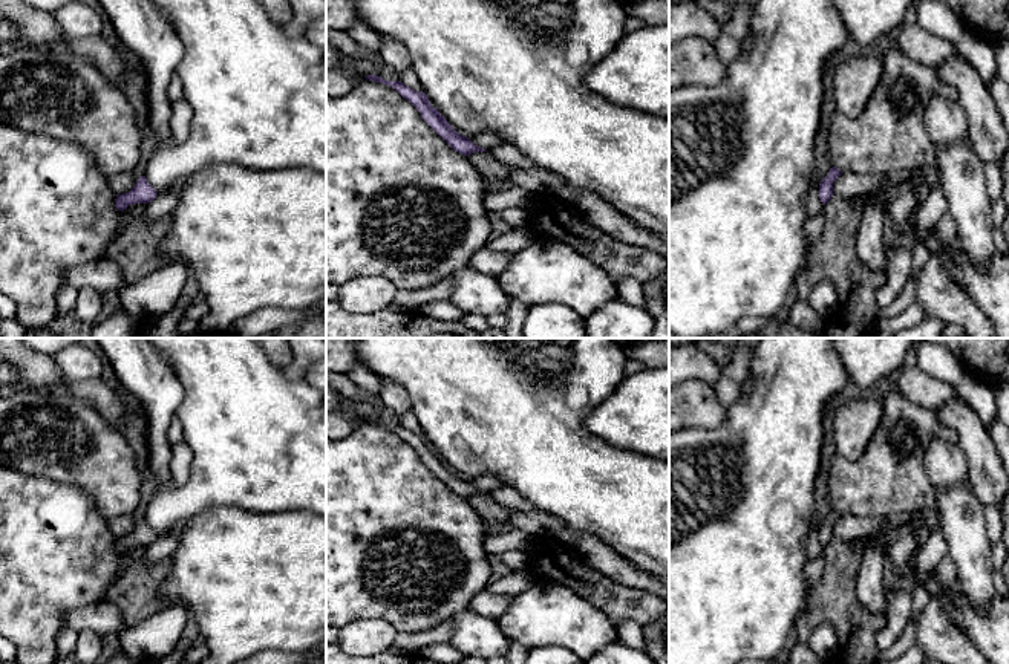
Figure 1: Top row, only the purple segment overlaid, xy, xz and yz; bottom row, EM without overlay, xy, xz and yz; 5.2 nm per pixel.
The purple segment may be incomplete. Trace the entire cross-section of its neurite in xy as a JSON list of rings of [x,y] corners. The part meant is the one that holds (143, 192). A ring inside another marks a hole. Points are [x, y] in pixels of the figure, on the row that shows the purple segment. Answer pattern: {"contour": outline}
{"contour": [[[141,176],[129,193],[116,194],[115,207],[119,211],[124,211],[129,205],[133,203],[149,203],[156,196],[158,191],[149,184],[145,176]]]}

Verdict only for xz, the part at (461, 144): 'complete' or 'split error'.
complete

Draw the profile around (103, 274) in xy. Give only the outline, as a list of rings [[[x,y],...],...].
[[[107,257],[70,268],[66,272],[66,285],[77,289],[92,288],[98,294],[119,292],[126,286],[119,266]]]

